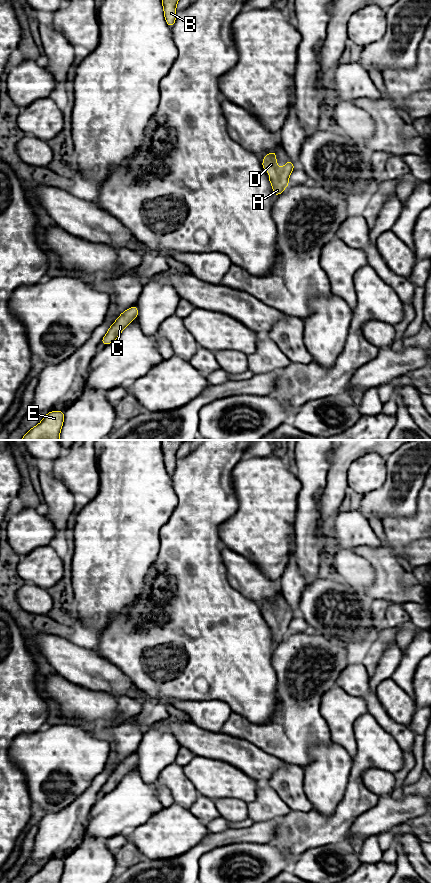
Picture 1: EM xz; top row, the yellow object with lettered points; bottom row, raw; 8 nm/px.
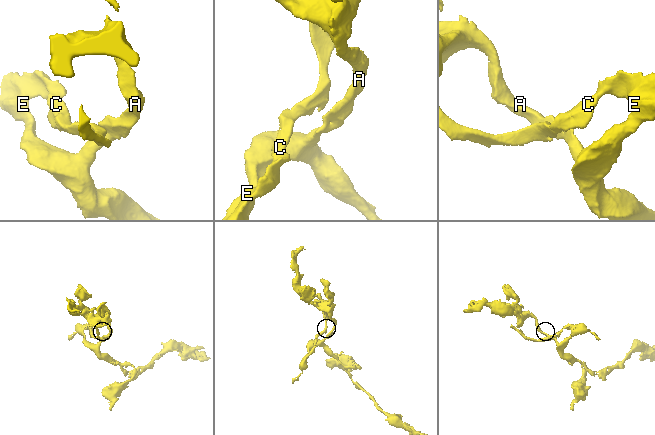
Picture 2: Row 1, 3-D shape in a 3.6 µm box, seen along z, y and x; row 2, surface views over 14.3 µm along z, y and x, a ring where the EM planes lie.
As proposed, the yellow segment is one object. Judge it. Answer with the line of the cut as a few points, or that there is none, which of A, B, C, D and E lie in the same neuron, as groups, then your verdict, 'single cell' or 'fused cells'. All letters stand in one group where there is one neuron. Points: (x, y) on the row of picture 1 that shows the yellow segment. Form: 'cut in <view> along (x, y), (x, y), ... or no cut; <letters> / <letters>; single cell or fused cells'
no cut; A B C D E; single cell

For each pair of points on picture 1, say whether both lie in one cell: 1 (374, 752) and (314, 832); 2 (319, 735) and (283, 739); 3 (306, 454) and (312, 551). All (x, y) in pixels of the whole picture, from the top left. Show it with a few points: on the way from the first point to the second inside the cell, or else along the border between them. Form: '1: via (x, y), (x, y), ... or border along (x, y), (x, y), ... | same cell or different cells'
1: via (356, 774), (355, 801), (336, 820) | same cell
2: via (310, 735), (292, 735) | same cell
3: via (308, 478), (308, 527) | same cell

